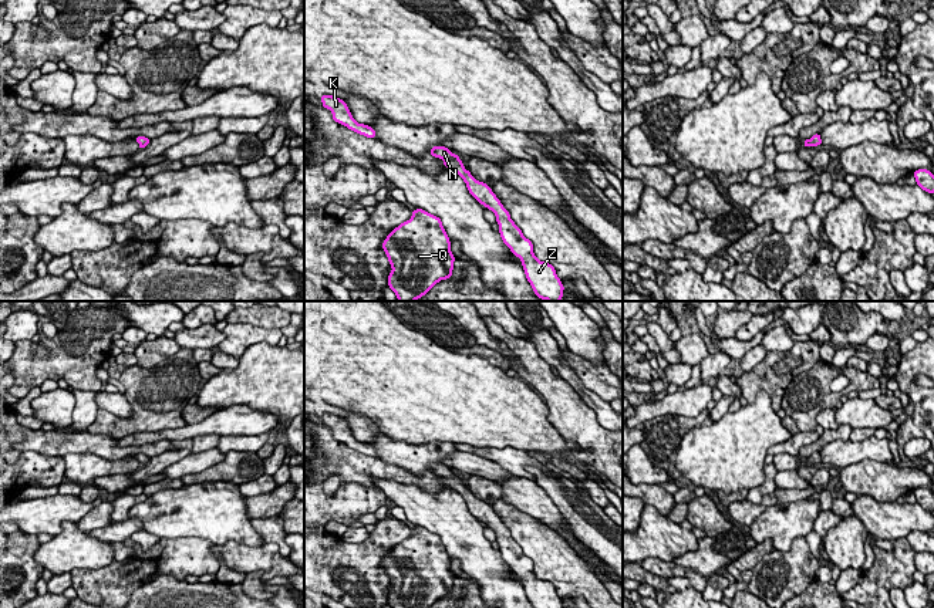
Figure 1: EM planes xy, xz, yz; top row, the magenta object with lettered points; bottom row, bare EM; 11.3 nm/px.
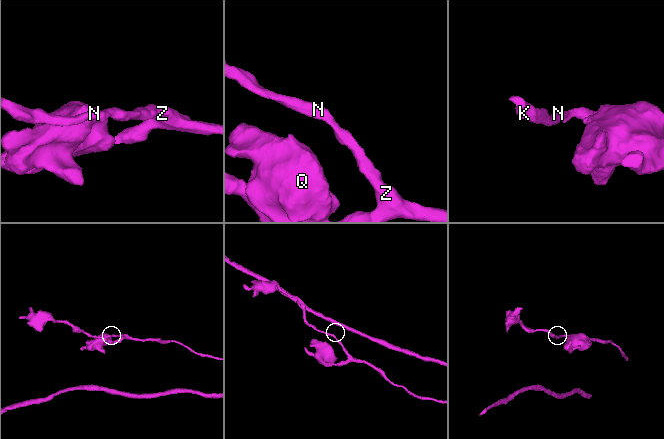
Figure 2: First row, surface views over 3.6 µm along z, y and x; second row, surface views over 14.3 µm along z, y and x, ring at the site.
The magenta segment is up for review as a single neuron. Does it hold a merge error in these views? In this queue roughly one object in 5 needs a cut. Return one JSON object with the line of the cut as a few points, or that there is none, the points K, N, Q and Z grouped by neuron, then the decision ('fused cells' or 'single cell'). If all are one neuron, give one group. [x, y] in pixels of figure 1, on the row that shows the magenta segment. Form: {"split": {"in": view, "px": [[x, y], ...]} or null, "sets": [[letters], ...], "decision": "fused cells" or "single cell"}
{"split": null, "sets": [["K", "N", "Q", "Z"]], "decision": "single cell"}

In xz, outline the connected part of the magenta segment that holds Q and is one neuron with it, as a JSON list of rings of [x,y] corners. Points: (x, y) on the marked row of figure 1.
[[[412,210],[409,220],[395,227],[382,241],[392,271],[388,287],[398,301],[415,301],[436,283],[452,277],[455,256],[438,216]]]

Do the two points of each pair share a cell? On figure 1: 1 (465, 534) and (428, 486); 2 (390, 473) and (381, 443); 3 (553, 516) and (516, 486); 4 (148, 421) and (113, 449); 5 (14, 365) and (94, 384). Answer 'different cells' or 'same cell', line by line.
1: different cells
2: different cells
3: same cell
4: different cells
5: same cell

